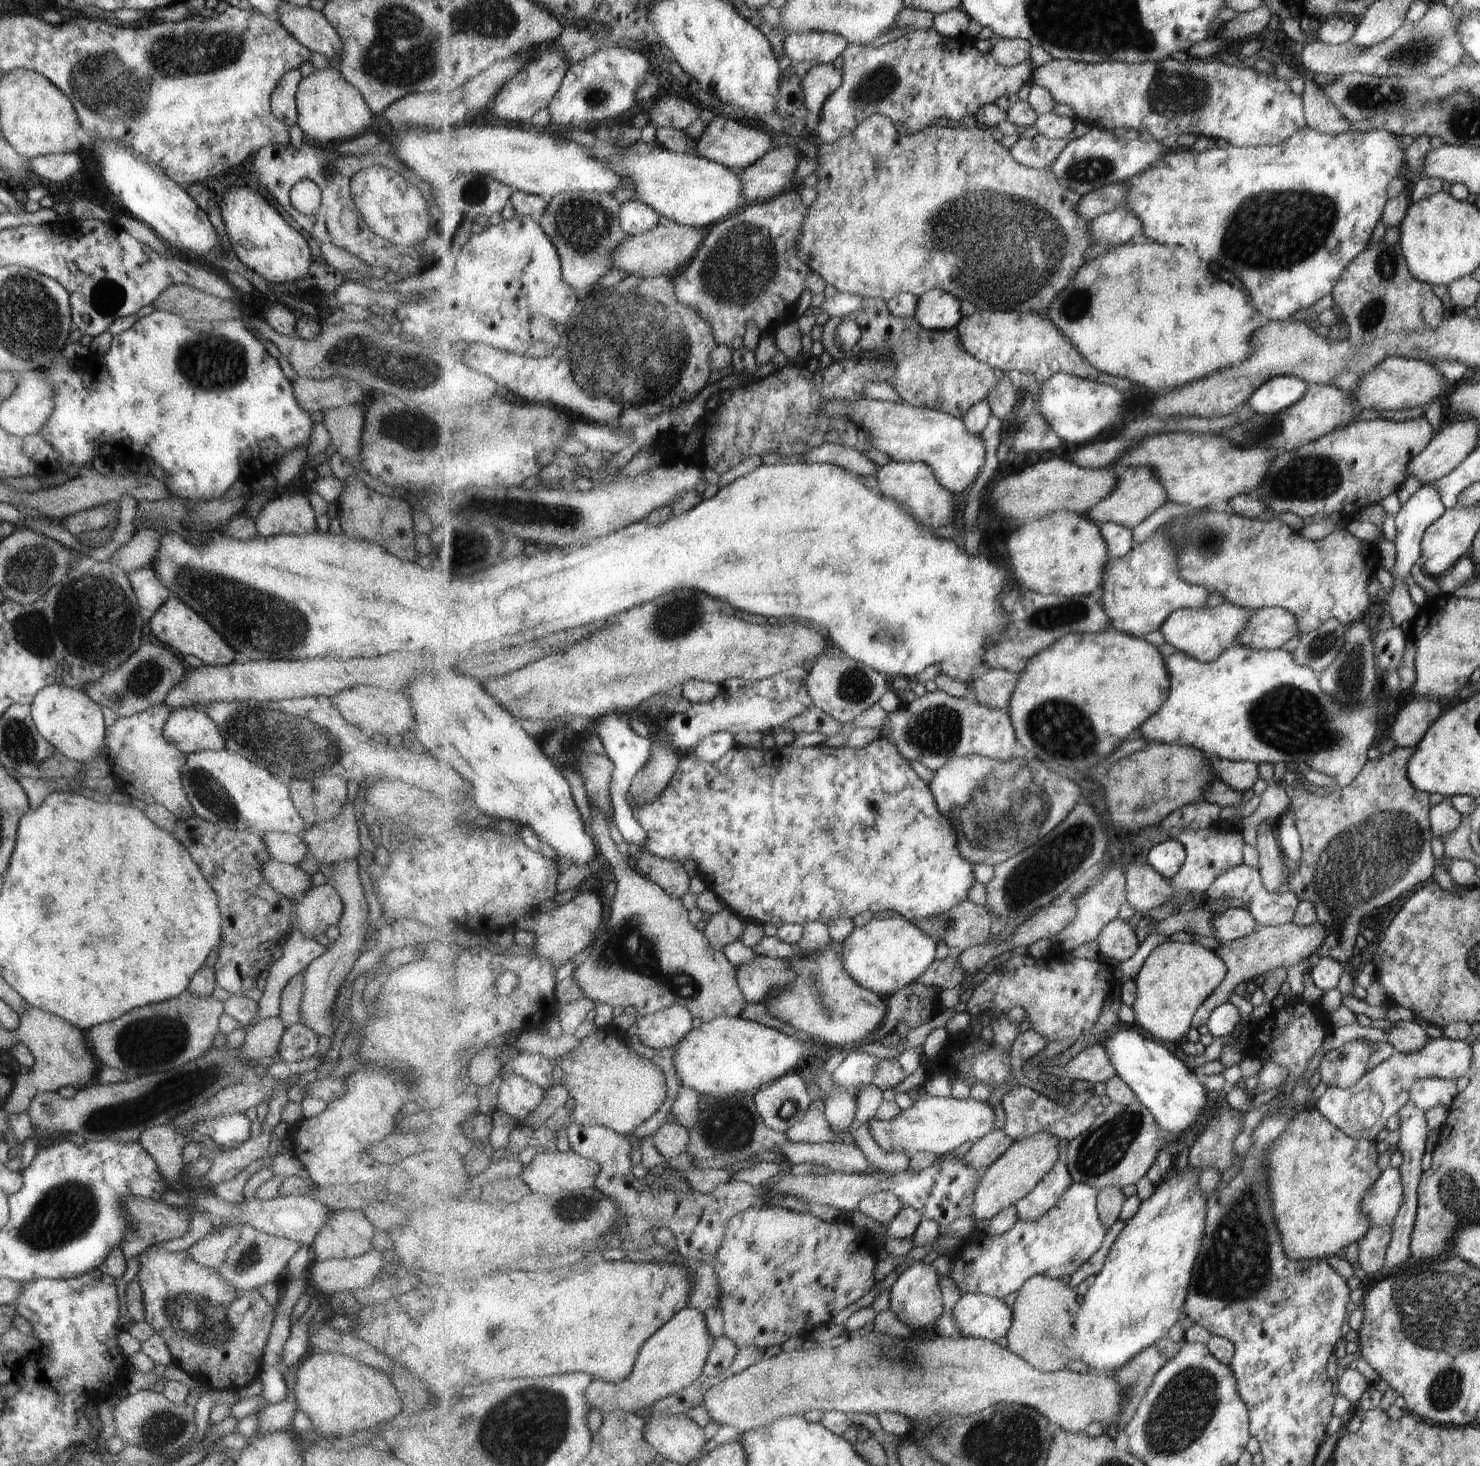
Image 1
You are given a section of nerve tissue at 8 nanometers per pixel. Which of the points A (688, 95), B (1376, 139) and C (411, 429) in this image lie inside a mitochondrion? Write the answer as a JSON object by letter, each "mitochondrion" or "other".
{"A":"other","B":"other","C":"mitochondrion"}

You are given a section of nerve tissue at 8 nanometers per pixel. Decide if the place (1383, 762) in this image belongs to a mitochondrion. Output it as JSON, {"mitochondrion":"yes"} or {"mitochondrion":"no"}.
{"mitochondrion":"no"}

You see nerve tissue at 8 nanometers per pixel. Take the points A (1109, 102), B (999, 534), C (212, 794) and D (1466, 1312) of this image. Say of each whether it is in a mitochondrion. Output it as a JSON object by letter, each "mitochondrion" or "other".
{"A":"other","B":"other","C":"mitochondrion","D":"mitochondrion"}

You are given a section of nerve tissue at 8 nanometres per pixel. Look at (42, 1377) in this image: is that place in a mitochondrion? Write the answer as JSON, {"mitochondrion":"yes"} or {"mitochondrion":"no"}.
{"mitochondrion":"no"}

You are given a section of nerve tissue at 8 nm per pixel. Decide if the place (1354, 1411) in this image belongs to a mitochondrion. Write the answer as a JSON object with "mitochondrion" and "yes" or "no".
{"mitochondrion":"no"}

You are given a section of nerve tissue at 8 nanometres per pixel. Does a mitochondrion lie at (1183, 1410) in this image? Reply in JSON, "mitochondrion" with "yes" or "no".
{"mitochondrion":"yes"}

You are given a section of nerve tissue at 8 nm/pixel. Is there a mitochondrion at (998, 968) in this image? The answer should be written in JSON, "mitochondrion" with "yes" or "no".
{"mitochondrion":"no"}

